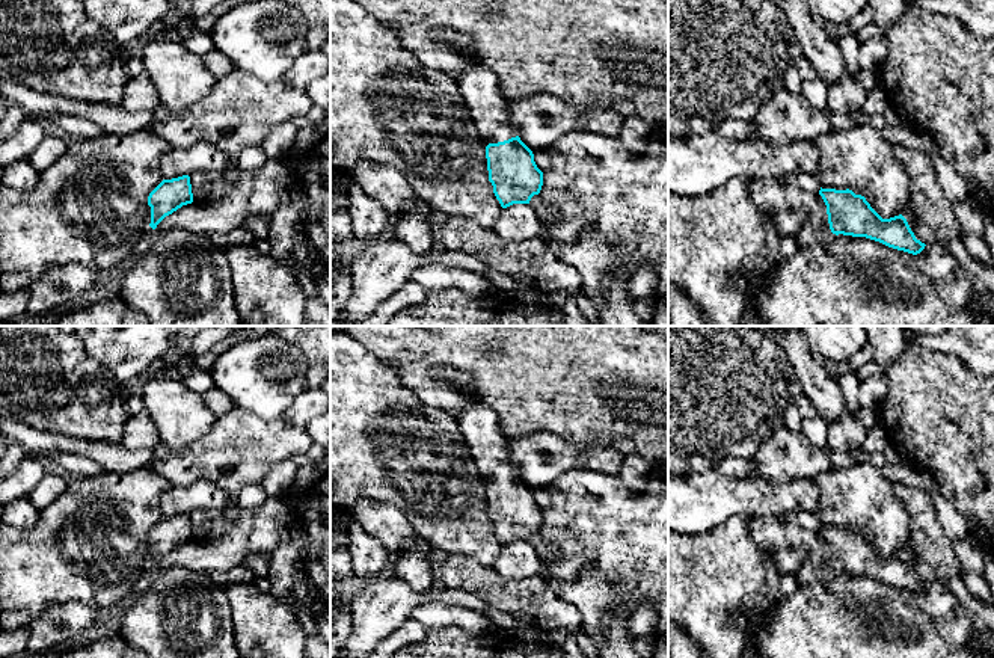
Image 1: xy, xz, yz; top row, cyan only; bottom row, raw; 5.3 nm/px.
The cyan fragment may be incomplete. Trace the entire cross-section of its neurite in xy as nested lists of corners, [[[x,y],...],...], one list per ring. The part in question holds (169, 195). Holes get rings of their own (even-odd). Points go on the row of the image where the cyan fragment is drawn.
[[[189,175],[163,180],[148,196],[149,211],[145,232],[152,232],[166,216],[192,202],[193,193]]]

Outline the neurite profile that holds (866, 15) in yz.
[[[866,5],[866,8],[858,12],[857,15],[854,15],[843,27],[843,32],[851,32],[851,33],[857,33],[860,29],[863,29],[866,24],[873,21],[873,12],[869,8],[869,5]]]

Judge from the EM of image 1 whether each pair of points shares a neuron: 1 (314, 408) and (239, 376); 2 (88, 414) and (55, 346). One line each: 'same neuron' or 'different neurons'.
1: different neurons
2: same neuron

